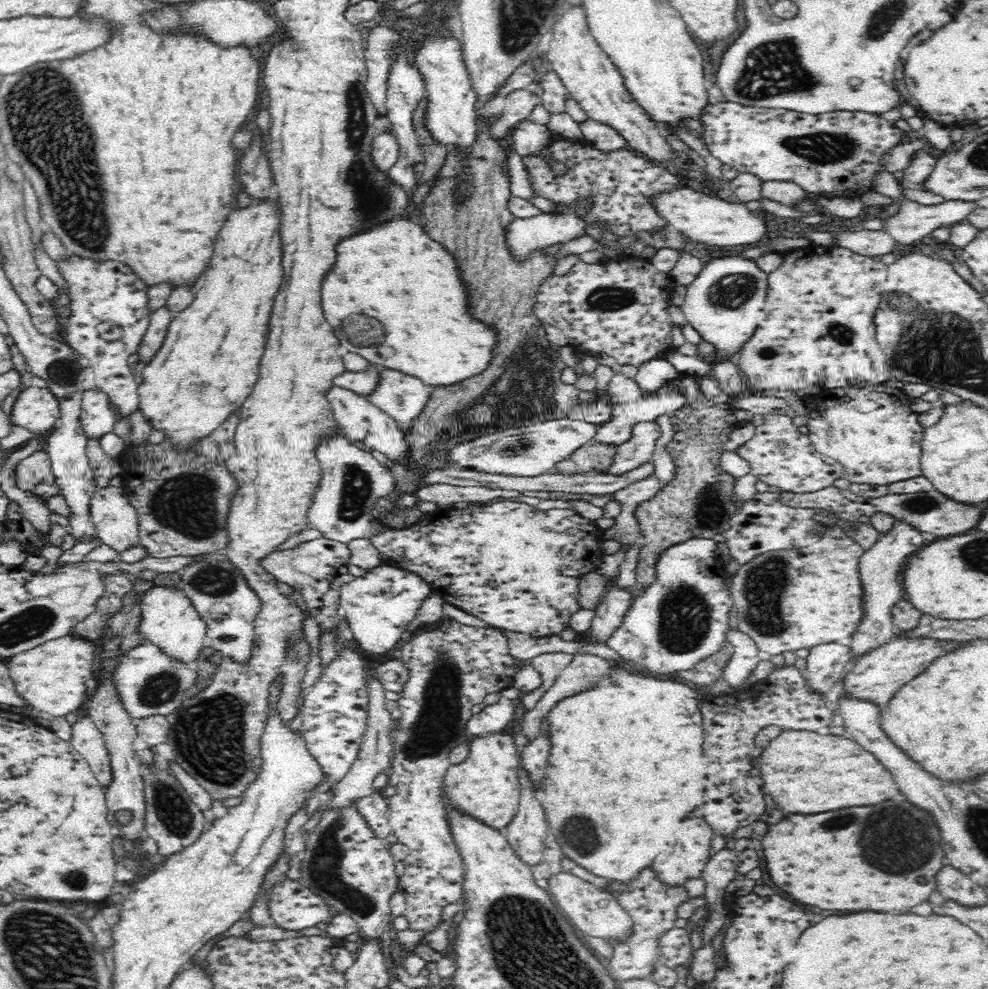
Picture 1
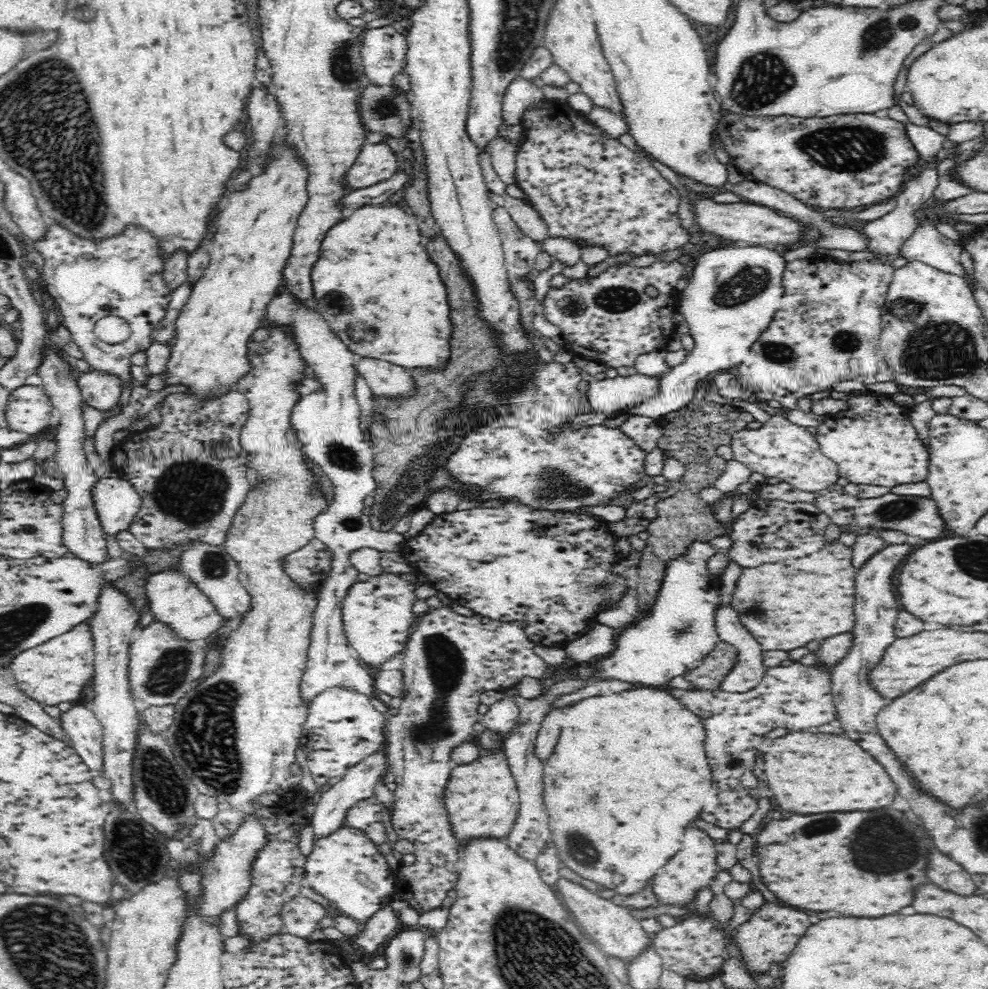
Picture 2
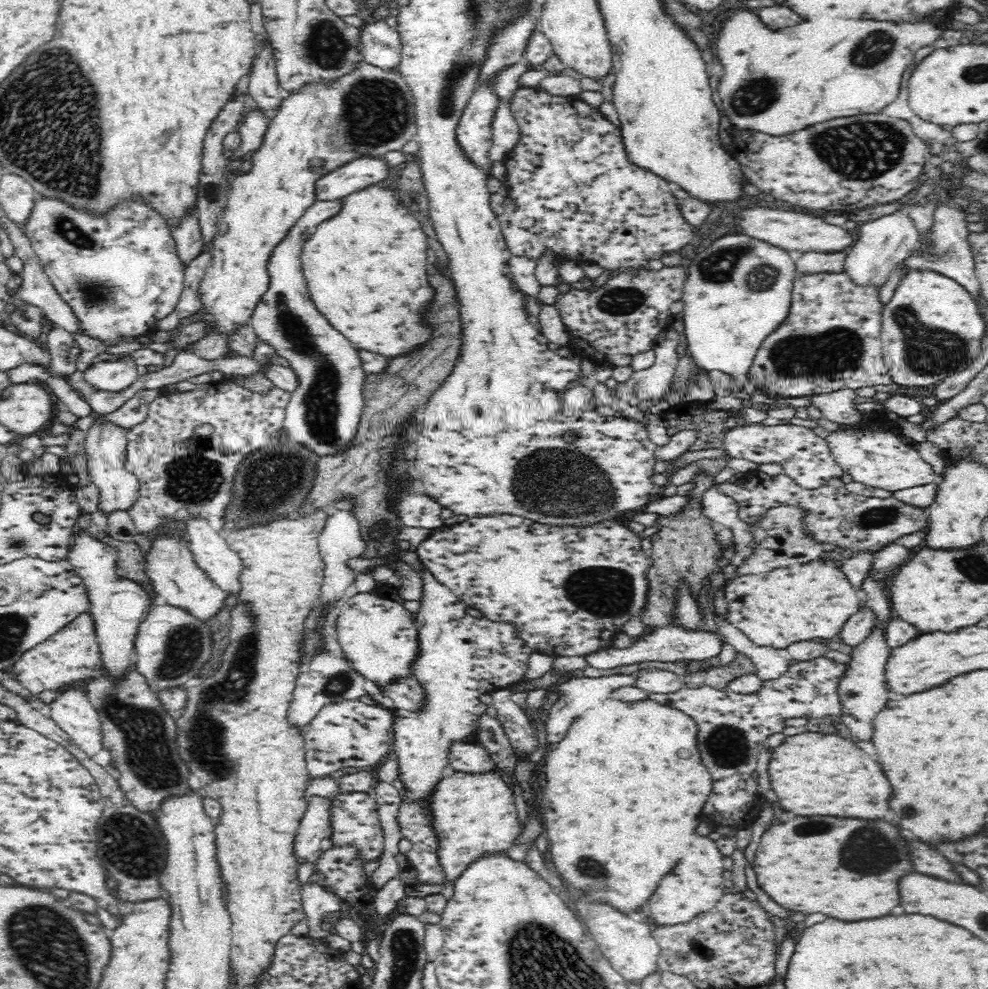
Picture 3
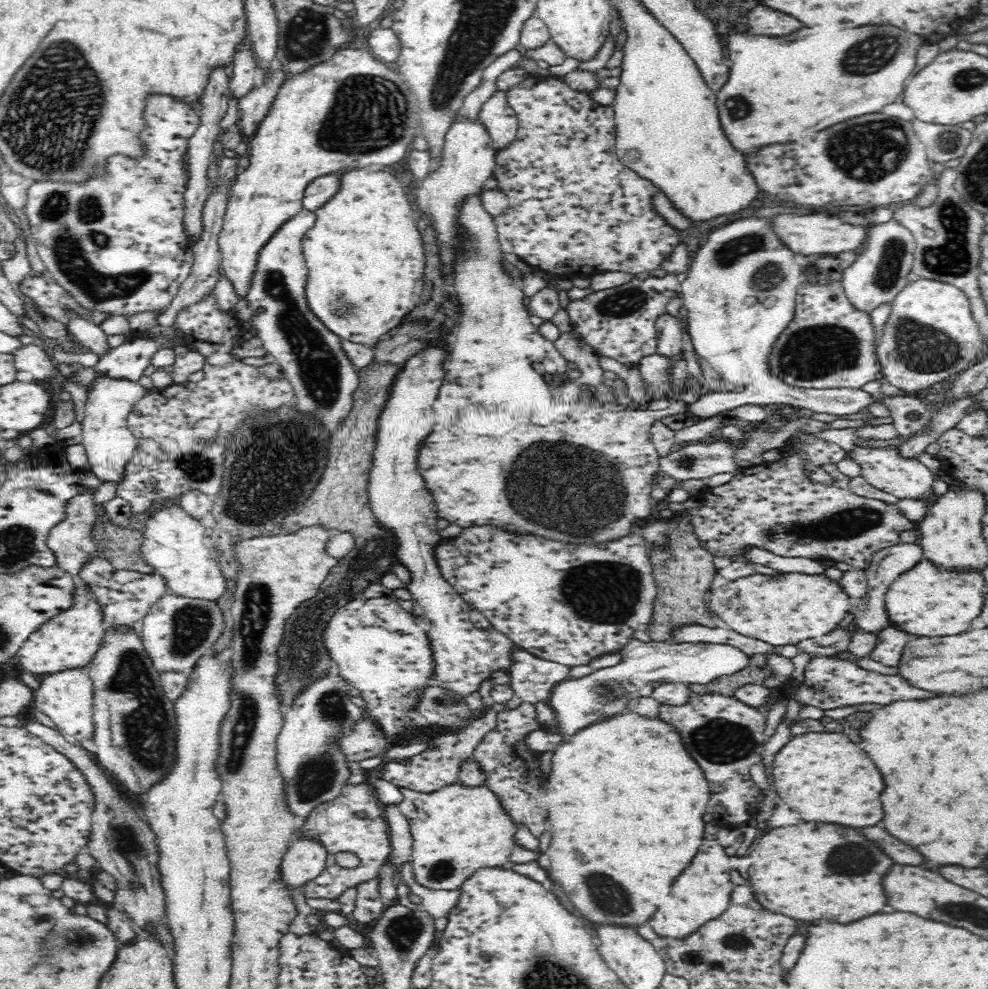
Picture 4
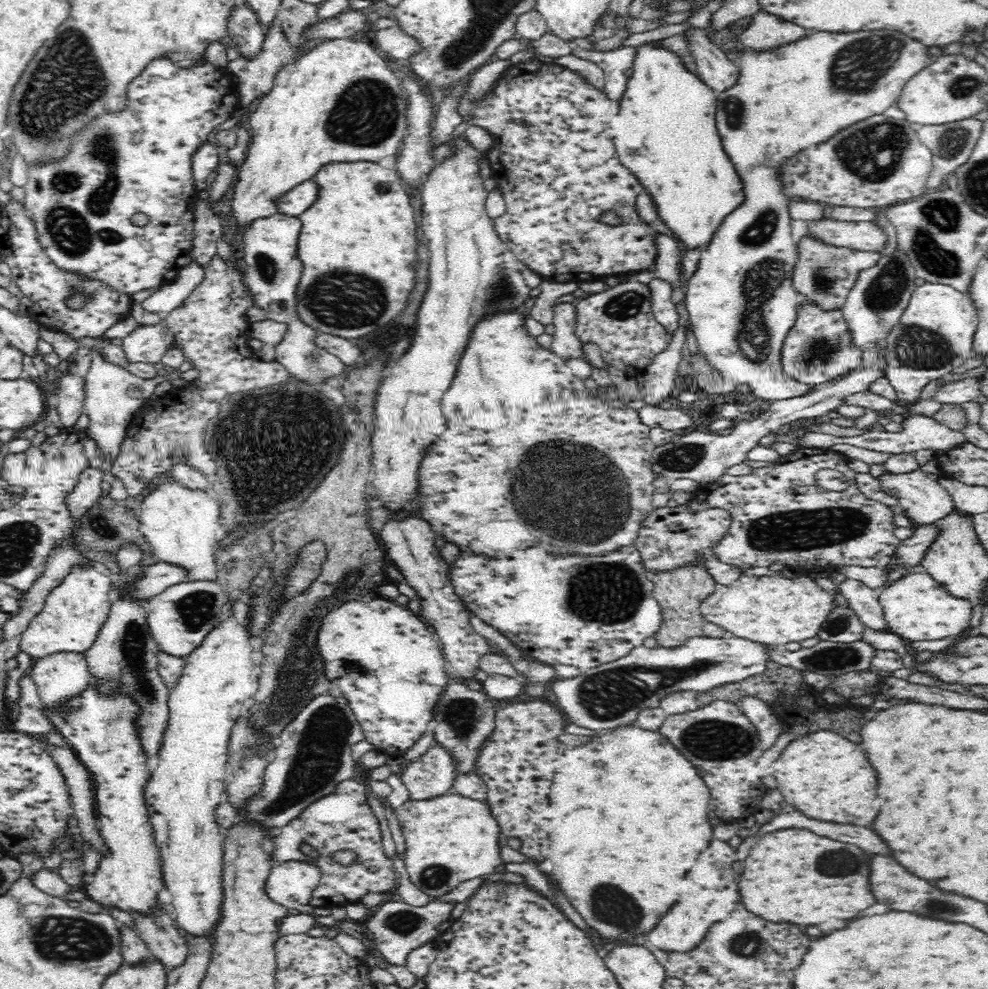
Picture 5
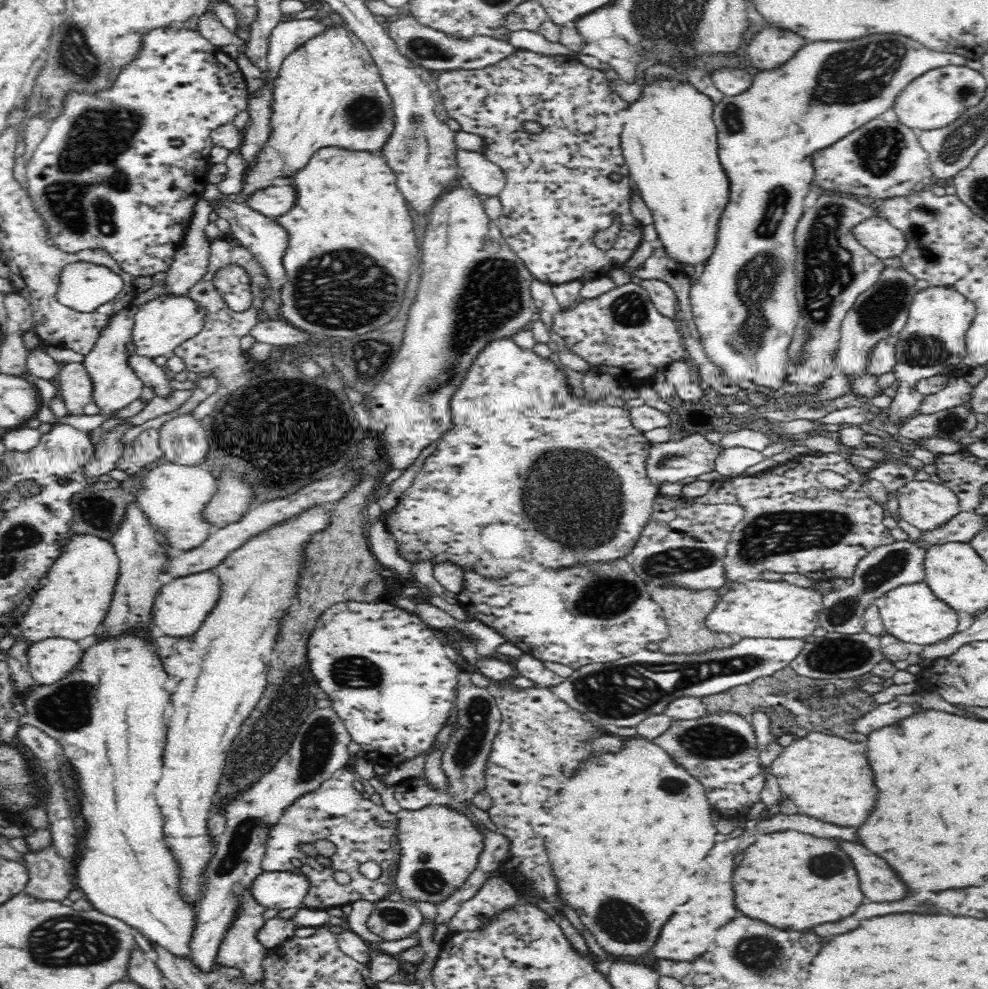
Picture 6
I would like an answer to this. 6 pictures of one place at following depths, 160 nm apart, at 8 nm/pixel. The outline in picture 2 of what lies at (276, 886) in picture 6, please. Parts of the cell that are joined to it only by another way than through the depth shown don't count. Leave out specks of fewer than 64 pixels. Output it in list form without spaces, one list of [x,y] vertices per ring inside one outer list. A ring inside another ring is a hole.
[[[384,746],[372,751],[364,760],[349,768],[338,783],[332,785],[329,790],[321,794],[317,804],[310,808],[310,824],[312,825],[314,838],[326,836],[334,832],[340,825],[344,825],[344,820],[348,816],[348,810],[358,803],[374,796],[374,786],[383,779],[383,775],[388,770],[388,759],[386,758]]]

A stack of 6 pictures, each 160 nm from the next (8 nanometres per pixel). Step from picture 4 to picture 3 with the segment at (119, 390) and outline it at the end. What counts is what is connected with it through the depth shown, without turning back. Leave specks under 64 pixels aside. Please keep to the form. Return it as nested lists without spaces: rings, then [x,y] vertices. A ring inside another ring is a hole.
[[[100,417],[100,422],[92,422],[86,431],[85,454],[88,474],[91,481],[100,490],[97,508],[110,516],[112,512],[128,512],[140,498],[138,477],[124,468],[127,430],[112,424],[110,420]]]

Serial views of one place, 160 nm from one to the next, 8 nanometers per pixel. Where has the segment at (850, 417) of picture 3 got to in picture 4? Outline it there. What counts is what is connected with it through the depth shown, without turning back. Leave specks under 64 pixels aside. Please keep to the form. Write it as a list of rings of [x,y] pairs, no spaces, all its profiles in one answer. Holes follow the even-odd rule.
[[[764,214],[760,216],[760,218],[746,218],[746,220],[736,220],[736,222],[732,222],[732,224],[728,224],[728,226],[724,226],[724,228],[720,228],[720,230],[716,230],[716,232],[712,232],[709,234],[708,240],[706,240],[706,244],[699,248],[694,254],[692,254],[691,263],[689,264],[689,271],[685,274],[681,275],[681,281],[679,285],[679,293],[682,294],[682,302],[684,308],[688,310],[688,314],[686,314],[686,325],[688,326],[687,332],[691,338],[693,348],[696,356],[699,358],[703,365],[711,366],[715,371],[717,371],[727,383],[728,388],[734,388],[736,386],[743,386],[744,389],[748,387],[754,387],[758,392],[762,392],[762,396],[764,398],[758,398],[760,400],[760,405],[766,404],[781,404],[781,405],[790,405],[792,407],[799,408],[808,408],[812,410],[812,412],[822,412],[822,414],[832,414],[832,416],[838,416],[838,418],[844,418],[844,416],[852,416],[852,414],[856,412],[860,412],[862,408],[870,406],[872,402],[874,402],[874,398],[872,398],[871,394],[863,391],[862,389],[854,389],[854,388],[840,388],[840,389],[800,389],[793,388],[792,386],[788,386],[784,384],[779,378],[772,376],[769,374],[769,370],[767,367],[767,358],[769,350],[772,348],[774,342],[776,342],[776,338],[778,338],[780,332],[784,330],[790,321],[793,319],[795,315],[795,300],[796,300],[796,289],[802,281],[807,280],[807,275],[805,274],[805,269],[807,265],[807,258],[800,254],[794,254],[790,251],[784,243],[780,243],[777,236],[770,232],[764,224],[768,224],[768,220],[764,218]]]

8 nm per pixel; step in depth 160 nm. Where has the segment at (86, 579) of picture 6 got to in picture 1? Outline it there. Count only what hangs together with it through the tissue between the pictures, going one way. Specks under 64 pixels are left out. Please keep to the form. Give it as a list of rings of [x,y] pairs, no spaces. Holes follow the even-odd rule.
[[[68,634],[11,656],[6,661],[7,667],[16,692],[24,698],[26,704],[20,708],[12,706],[10,710],[20,716],[28,716],[32,714],[30,710],[34,710],[37,714],[50,718],[64,718],[80,710],[90,696],[86,688],[86,680],[92,678],[92,668],[98,660],[96,651],[96,644]]]

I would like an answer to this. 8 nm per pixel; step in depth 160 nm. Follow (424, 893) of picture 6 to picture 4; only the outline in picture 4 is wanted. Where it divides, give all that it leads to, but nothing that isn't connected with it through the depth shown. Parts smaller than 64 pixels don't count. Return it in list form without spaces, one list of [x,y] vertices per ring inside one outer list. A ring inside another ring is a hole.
[[[458,782],[441,786],[434,792],[416,792],[407,788],[400,790],[404,800],[399,808],[409,820],[413,838],[411,866],[418,884],[432,890],[457,890],[476,870],[506,865],[515,845],[517,824],[500,801],[500,795],[488,785],[464,785]]]

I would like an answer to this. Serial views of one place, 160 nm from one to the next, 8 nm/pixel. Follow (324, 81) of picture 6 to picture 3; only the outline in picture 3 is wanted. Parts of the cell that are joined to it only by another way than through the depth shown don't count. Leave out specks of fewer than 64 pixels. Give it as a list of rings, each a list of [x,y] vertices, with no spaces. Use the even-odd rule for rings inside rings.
[[[365,60],[356,72],[342,76],[338,82],[323,86],[312,84],[294,92],[276,110],[269,122],[262,146],[252,152],[252,169],[238,175],[229,183],[228,198],[218,222],[218,235],[211,250],[210,264],[197,288],[199,321],[206,324],[206,332],[190,343],[190,350],[202,360],[230,359],[230,336],[242,326],[249,326],[254,310],[270,288],[268,262],[276,248],[283,243],[296,222],[316,202],[316,182],[326,174],[362,155],[384,156],[390,150],[402,147],[417,135],[413,94],[404,77],[395,70],[380,70]]]

